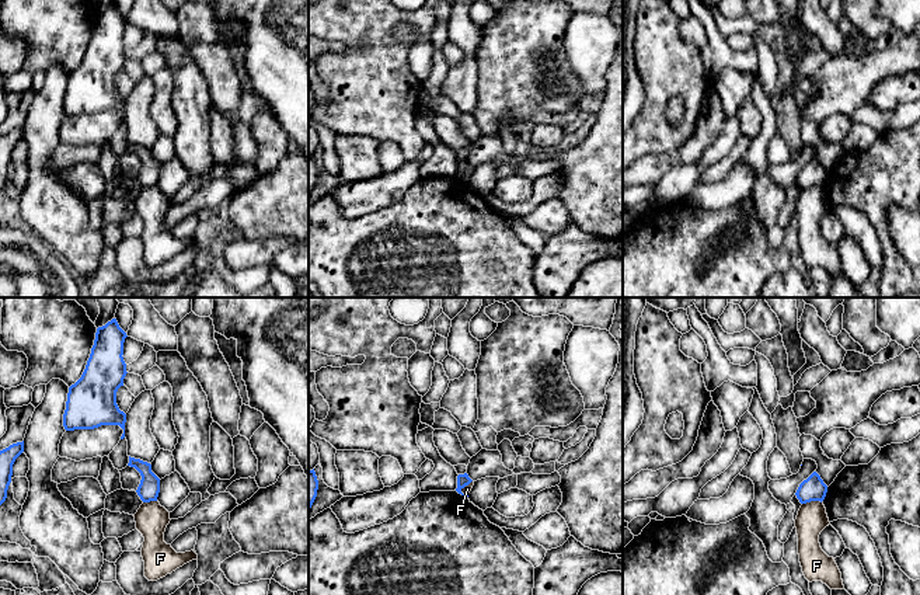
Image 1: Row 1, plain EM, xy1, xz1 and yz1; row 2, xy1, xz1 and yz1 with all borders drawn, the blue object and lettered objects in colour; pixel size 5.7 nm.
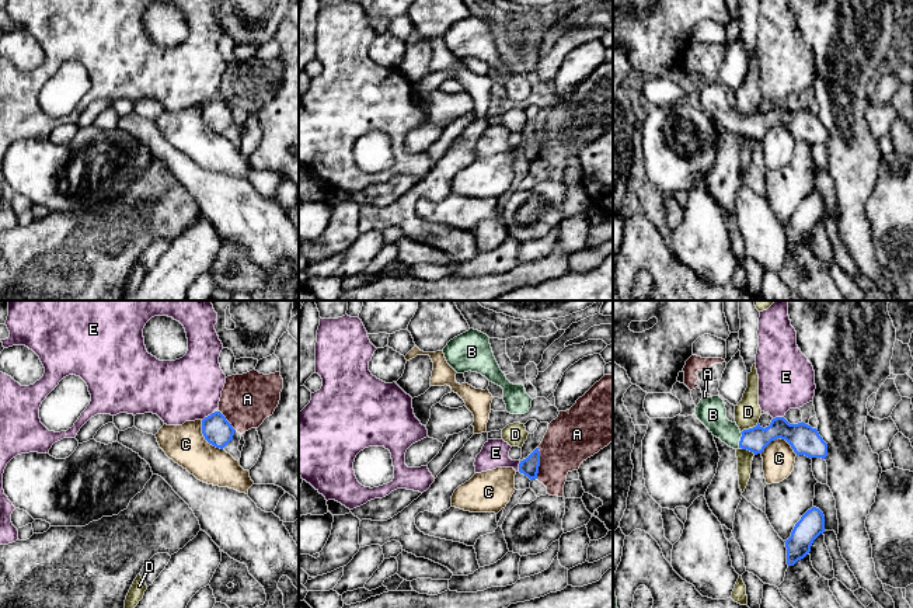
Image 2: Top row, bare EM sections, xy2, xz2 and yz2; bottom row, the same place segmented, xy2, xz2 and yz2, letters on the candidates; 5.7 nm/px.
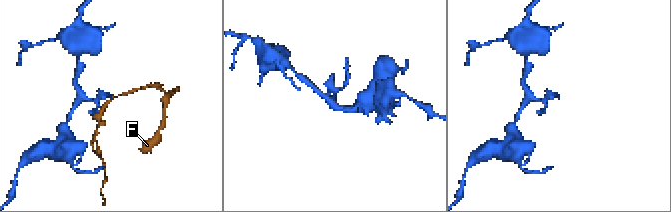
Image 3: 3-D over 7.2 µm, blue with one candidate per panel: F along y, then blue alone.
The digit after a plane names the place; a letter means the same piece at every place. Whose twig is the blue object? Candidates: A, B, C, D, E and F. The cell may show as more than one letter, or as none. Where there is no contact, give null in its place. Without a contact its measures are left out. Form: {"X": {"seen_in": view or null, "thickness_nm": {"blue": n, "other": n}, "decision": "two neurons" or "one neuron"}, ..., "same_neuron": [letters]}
{"A": {"seen_in": "xz2", "thickness_nm": {"blue": 110, "other": 300}, "decision": "two neurons"}, "B": {"seen_in": "yz2", "thickness_nm": {"blue": 140, "other": 170}, "decision": "one neuron"}, "C": {"seen_in": "yz2", "thickness_nm": {"blue": 170, "other": 190}, "decision": "two neurons"}, "D": {"seen_in": "yz2", "thickness_nm": {"blue": 140, "other": 150}, "decision": "two neurons"}, "E": {"seen_in": "xy2", "thickness_nm": {"blue": 160, "other": 360}, "decision": "two neurons"}, "F": {"seen_in": "yz1", "thickness_nm": {"blue": 140, "other": 170}, "decision": "two neurons"}, "same_neuron": ["B"]}

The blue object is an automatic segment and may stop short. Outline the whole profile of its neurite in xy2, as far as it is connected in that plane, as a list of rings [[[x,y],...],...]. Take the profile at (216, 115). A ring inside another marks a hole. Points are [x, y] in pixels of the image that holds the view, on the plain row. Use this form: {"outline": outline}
{"outline": [[[215,97],[202,105],[202,119],[216,133],[223,135],[233,125],[234,117],[220,97]]]}

